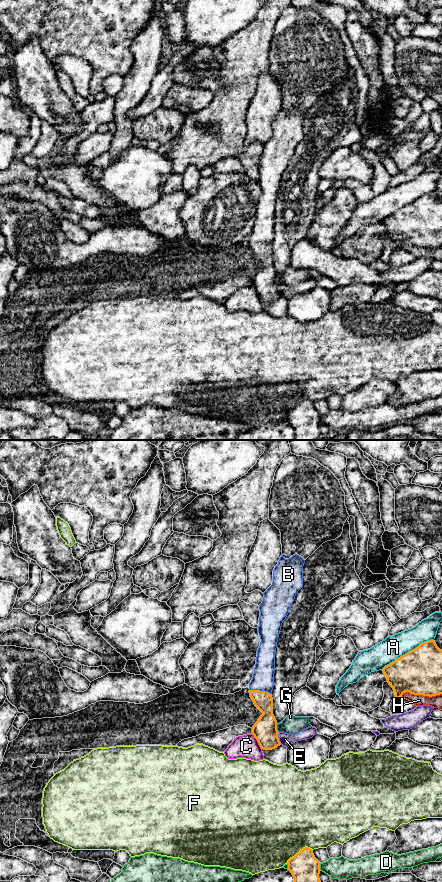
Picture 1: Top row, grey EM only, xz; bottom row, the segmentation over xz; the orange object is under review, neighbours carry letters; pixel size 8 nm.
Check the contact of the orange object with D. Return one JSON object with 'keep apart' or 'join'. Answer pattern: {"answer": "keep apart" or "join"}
{"answer": "keep apart"}

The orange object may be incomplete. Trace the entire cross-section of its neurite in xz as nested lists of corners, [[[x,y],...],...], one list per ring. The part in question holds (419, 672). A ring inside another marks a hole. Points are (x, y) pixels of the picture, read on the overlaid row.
[[[434,640],[421,643],[382,671],[394,690],[394,698],[405,692],[429,697],[442,694],[442,650]]]

